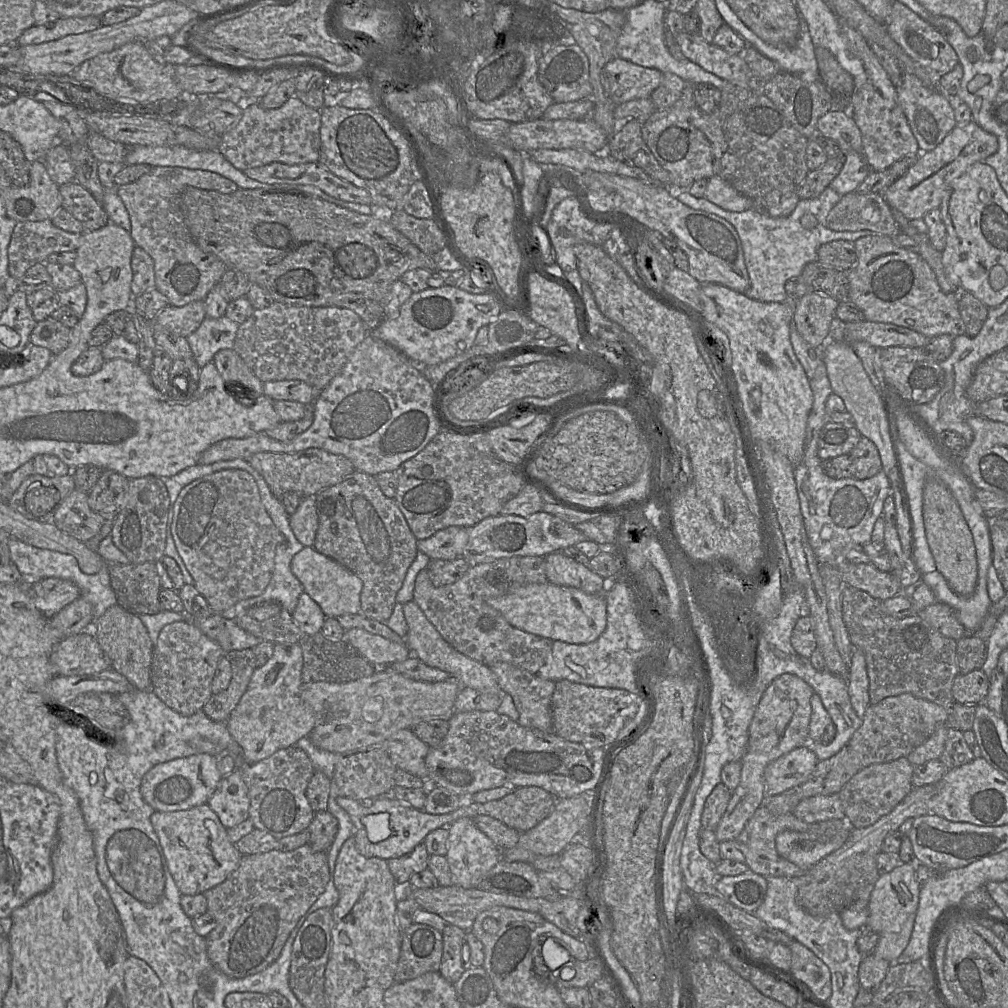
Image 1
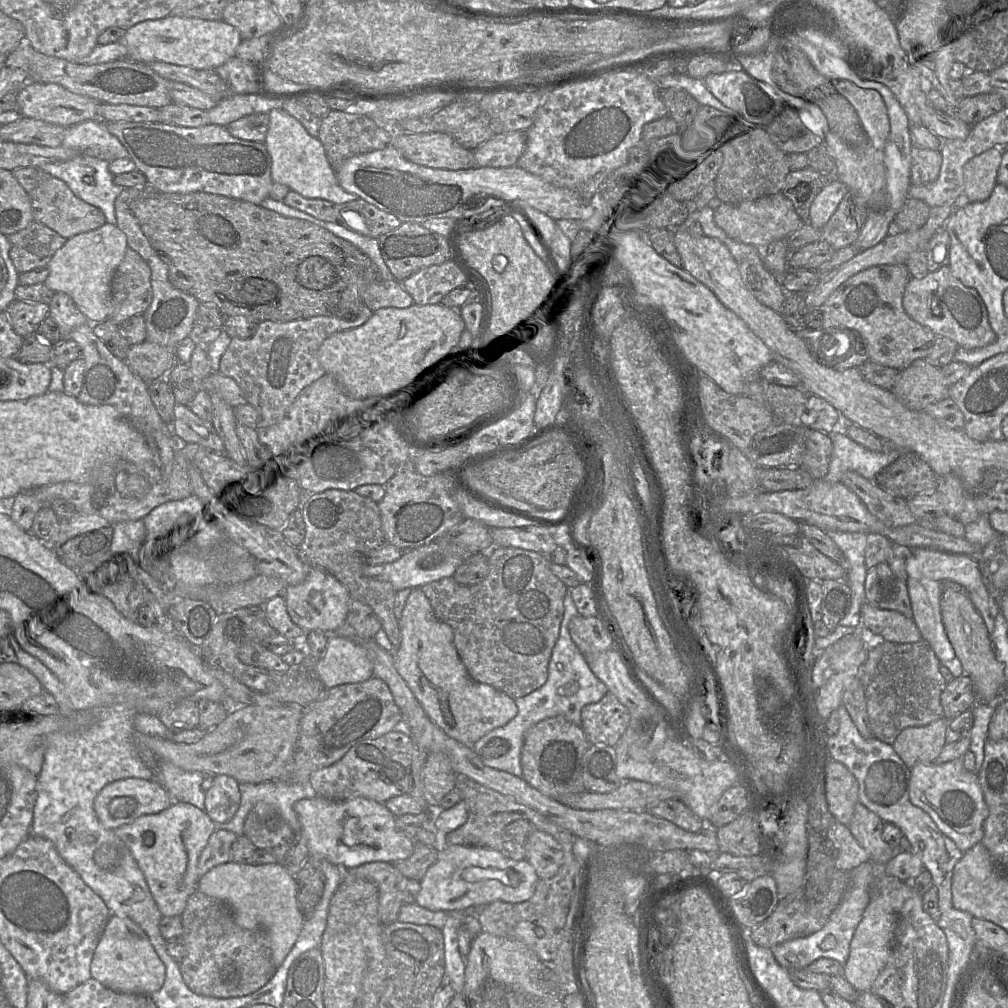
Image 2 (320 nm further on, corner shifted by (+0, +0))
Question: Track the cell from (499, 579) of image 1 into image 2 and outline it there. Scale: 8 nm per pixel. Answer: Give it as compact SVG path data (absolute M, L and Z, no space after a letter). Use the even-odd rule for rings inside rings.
M493 547L488 552L488 575L480 583L472 586L464 586L457 583L453 576L451 576L430 582L421 587L422 591L430 601L435 616L453 629L453 644L459 658L472 679L480 683L489 684L497 690L506 693L513 699L530 694L544 685L548 678L548 665L553 647L559 637L560 625L564 613L564 597L568 590L568 587L552 573L550 563L551 561L549 561L549 558L546 555L539 554L538 552L523 550L520 548Z

